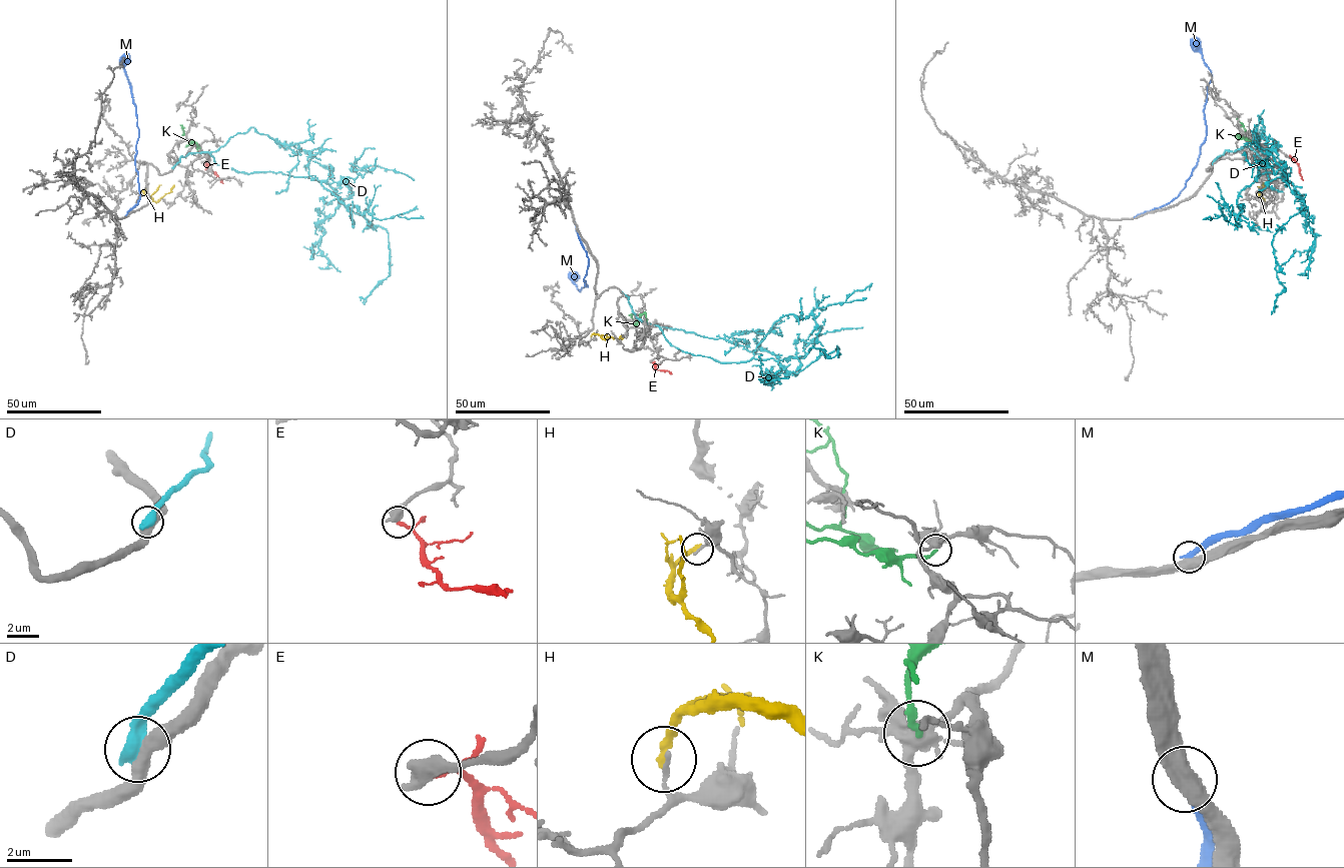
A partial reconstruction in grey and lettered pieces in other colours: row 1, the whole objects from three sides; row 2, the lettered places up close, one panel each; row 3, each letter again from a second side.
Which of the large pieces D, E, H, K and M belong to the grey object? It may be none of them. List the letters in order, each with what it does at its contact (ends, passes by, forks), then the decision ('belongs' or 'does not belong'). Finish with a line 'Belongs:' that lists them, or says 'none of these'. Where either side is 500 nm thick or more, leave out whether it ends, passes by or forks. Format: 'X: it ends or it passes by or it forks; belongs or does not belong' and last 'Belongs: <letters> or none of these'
D: does not belong
E: does not belong
H: it ends; does not belong
K: it ends; does not belong
M: does not belong
Belongs: none of these

